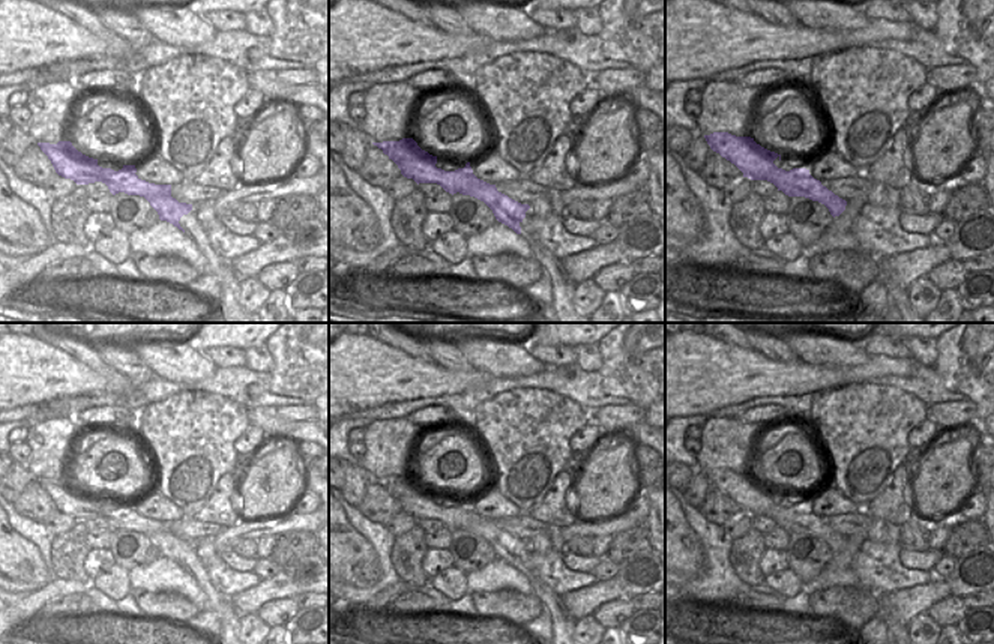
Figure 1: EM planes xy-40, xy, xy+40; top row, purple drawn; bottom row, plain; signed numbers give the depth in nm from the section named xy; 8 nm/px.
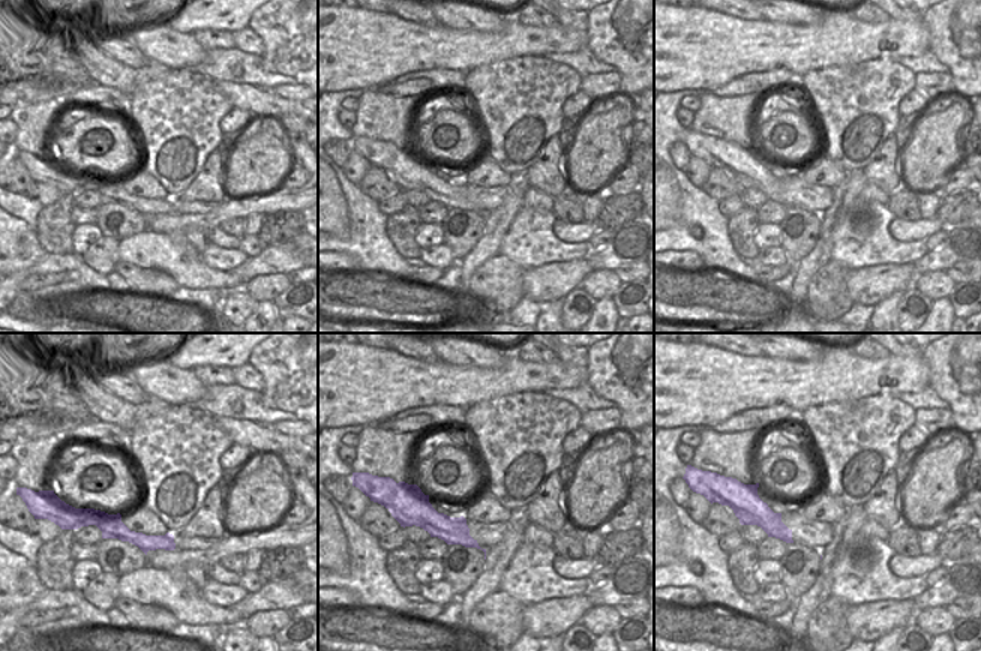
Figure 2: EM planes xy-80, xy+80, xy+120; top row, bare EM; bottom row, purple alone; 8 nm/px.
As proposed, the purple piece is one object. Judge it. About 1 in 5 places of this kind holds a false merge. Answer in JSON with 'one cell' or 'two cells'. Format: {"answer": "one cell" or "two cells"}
{"answer": "two cells"}

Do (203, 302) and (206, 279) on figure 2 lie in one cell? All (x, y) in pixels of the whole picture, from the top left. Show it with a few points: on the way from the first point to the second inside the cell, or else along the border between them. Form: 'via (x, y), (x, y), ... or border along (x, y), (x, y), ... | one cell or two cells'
border along (179, 285), (224, 291) | two cells

